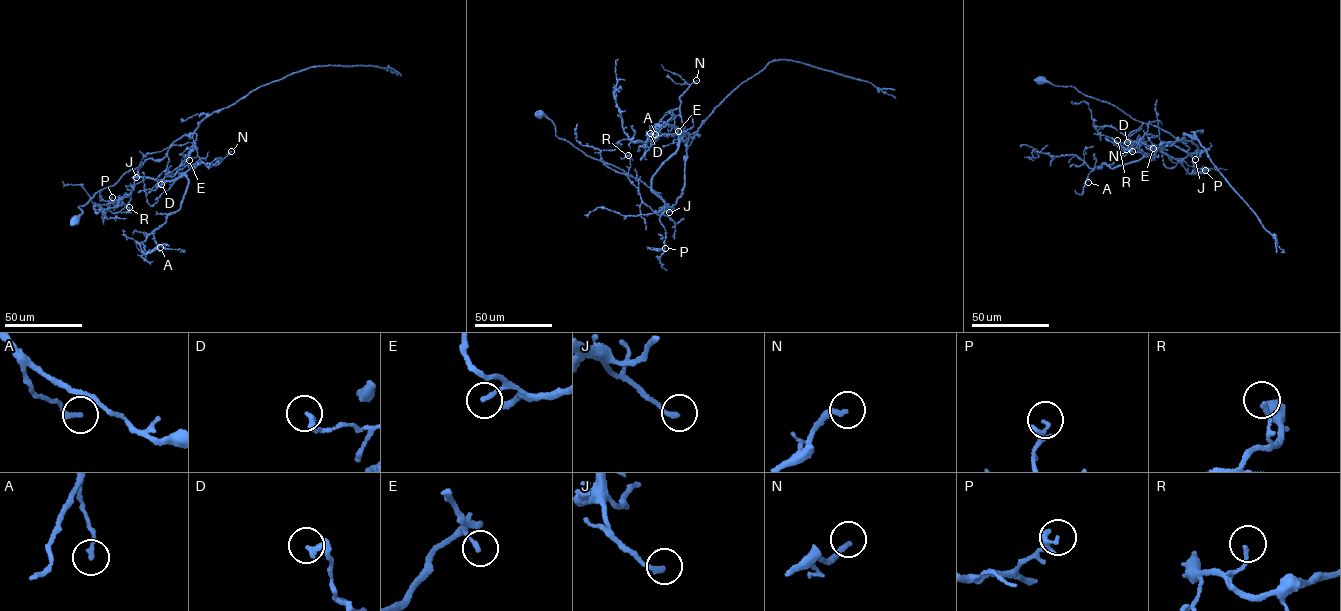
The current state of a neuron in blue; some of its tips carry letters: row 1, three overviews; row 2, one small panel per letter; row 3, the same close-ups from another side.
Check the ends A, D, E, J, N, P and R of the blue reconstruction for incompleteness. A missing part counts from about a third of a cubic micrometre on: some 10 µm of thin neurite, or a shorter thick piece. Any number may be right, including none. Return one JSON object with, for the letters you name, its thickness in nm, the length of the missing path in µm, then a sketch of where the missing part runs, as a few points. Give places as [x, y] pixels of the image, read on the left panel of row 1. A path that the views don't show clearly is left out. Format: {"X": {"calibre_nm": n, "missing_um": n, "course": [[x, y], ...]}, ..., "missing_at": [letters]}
{"J": {"calibre_nm": 200, "missing_um": 10}, "missing_at": ["J"]}

